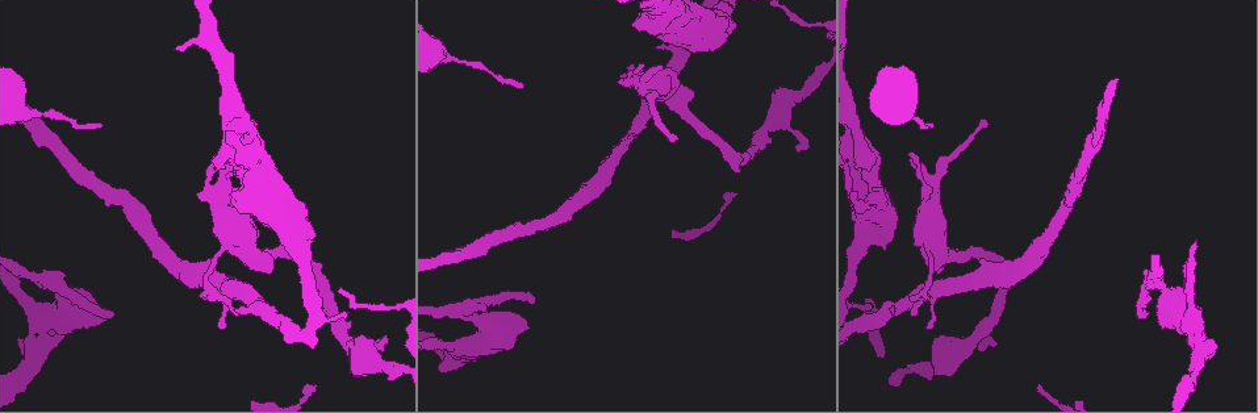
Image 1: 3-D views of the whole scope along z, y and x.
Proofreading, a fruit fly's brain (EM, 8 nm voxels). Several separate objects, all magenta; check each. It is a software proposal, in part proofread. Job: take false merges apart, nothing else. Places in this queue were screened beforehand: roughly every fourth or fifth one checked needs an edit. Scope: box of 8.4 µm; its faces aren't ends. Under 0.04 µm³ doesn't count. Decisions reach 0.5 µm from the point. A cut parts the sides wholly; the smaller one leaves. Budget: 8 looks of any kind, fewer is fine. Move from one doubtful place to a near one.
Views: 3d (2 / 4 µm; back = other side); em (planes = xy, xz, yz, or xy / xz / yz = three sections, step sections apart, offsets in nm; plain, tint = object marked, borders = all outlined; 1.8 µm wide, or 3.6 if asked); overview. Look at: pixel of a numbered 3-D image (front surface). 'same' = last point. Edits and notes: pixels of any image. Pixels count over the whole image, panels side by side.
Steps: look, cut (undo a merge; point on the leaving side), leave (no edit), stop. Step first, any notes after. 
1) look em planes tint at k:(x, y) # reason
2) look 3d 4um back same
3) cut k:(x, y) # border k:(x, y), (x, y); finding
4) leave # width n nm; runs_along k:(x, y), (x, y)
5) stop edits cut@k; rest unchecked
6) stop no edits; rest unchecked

look em planes plain at 1:(673, 27) # abrupt turn

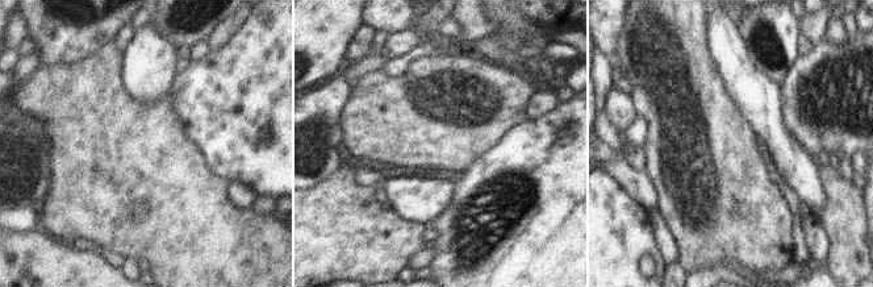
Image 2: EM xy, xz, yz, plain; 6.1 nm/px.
look em planes tint same

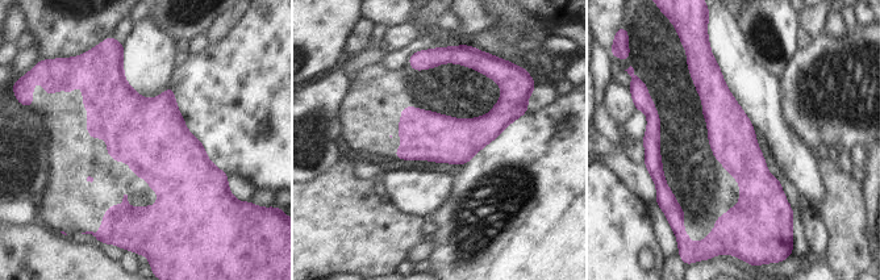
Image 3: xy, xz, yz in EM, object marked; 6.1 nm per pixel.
leave # width 280 nm; runs_along 3:(710, 65), (747, 166), (747, 201), (728, 218); continuous, no second neuron

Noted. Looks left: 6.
look em 3.6um planes plain at 1:(229, 295) # sharp bend

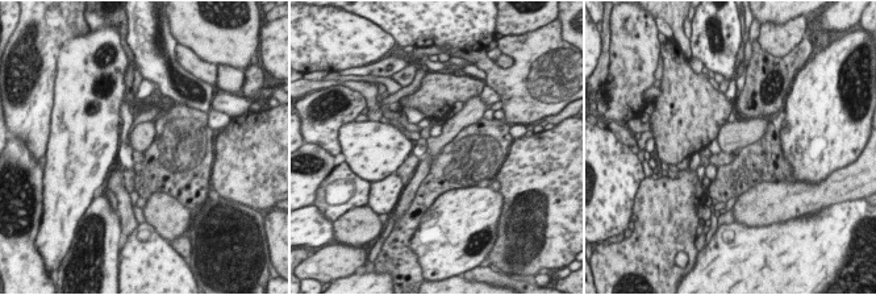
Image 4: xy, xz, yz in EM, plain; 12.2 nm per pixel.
look em 3.6um planes tint same

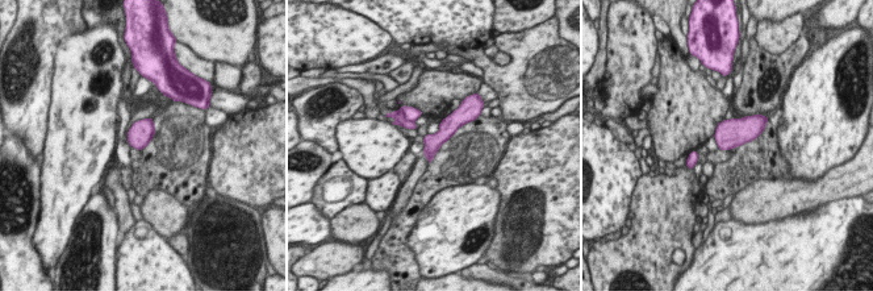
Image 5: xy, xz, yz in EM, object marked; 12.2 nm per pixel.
cut 5:(410, 113) # a second neuron is stuck on

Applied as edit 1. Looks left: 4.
look overview

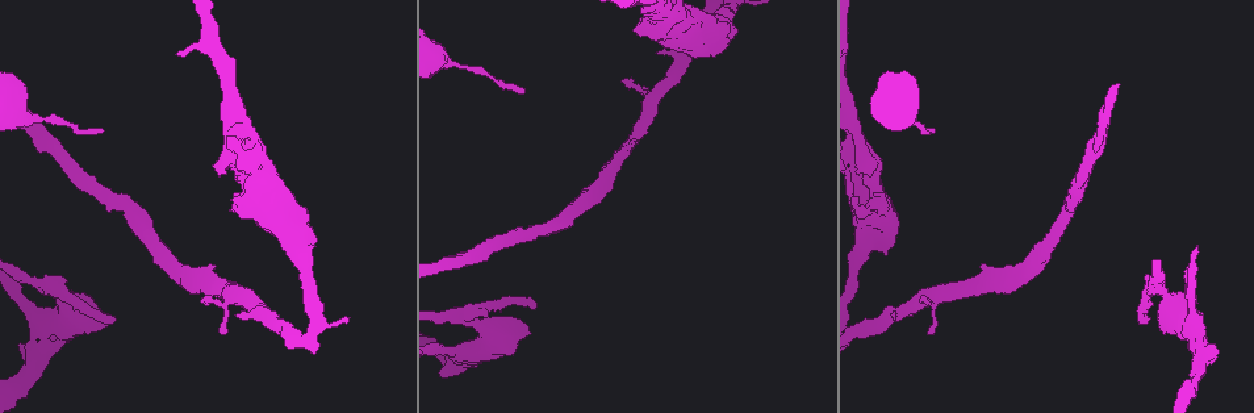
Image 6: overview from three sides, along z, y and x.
look em 3.6um planes borders at 6:(42, 326) # sharp bend

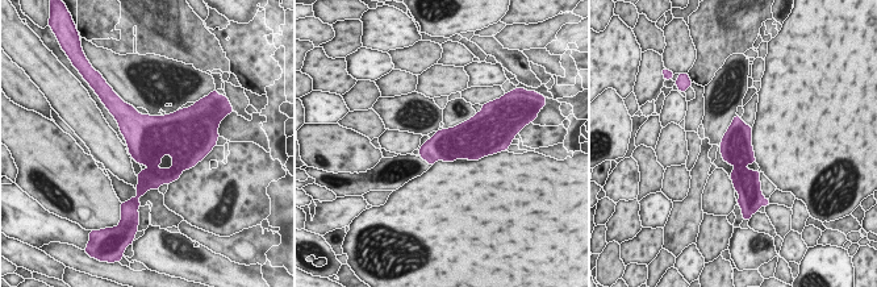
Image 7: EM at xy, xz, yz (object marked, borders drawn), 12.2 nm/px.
leave # width 380 nm; all the same neuron

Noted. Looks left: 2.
stop edits cut@5; rest unchecked

